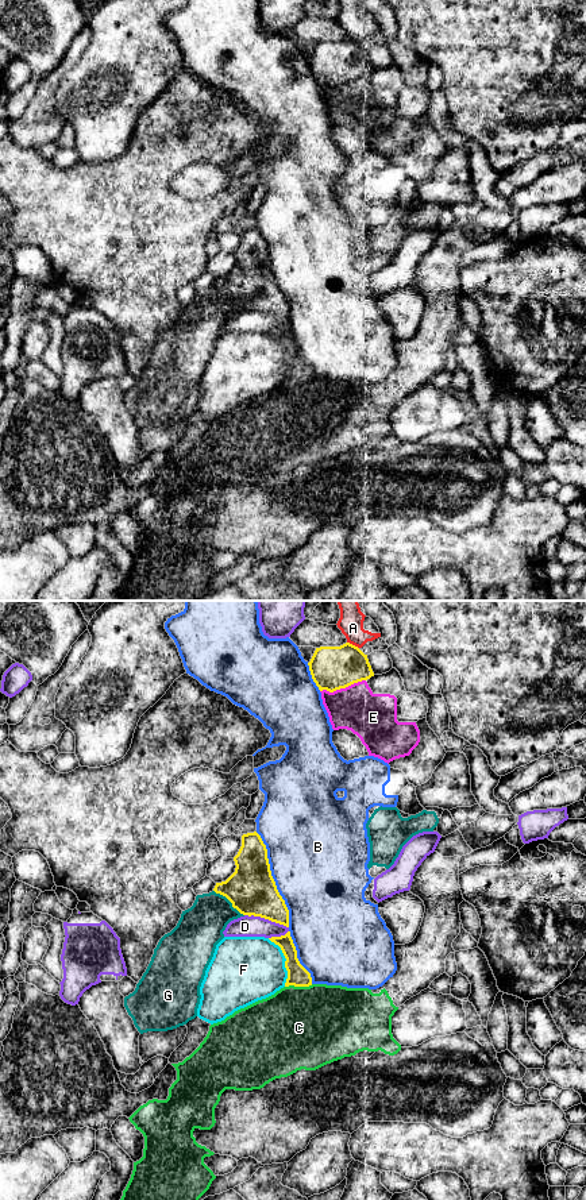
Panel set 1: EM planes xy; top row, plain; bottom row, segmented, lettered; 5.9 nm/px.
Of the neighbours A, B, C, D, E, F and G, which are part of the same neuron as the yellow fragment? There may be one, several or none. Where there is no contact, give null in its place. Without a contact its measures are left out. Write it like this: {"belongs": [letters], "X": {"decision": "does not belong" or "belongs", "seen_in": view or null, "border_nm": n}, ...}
{"belongs": [], "A": {"decision": "does not belong", "seen_in": "xy", "border_nm": 80}, "B": {"decision": "does not belong", "seen_in": "xy", "border_nm": 600}, "C": {"decision": "does not belong", "seen_in": "xy", "border_nm": 170}, "D": {"decision": "does not belong", "seen_in": "xy", "border_nm": 280}, "E": {"decision": "does not belong", "seen_in": "xy", "border_nm": 280}, "F": {"decision": "does not belong", "seen_in": "xy", "border_nm": 300}, "G": {"decision": "does not belong", "seen_in": "xy", "border_nm": 240}}

